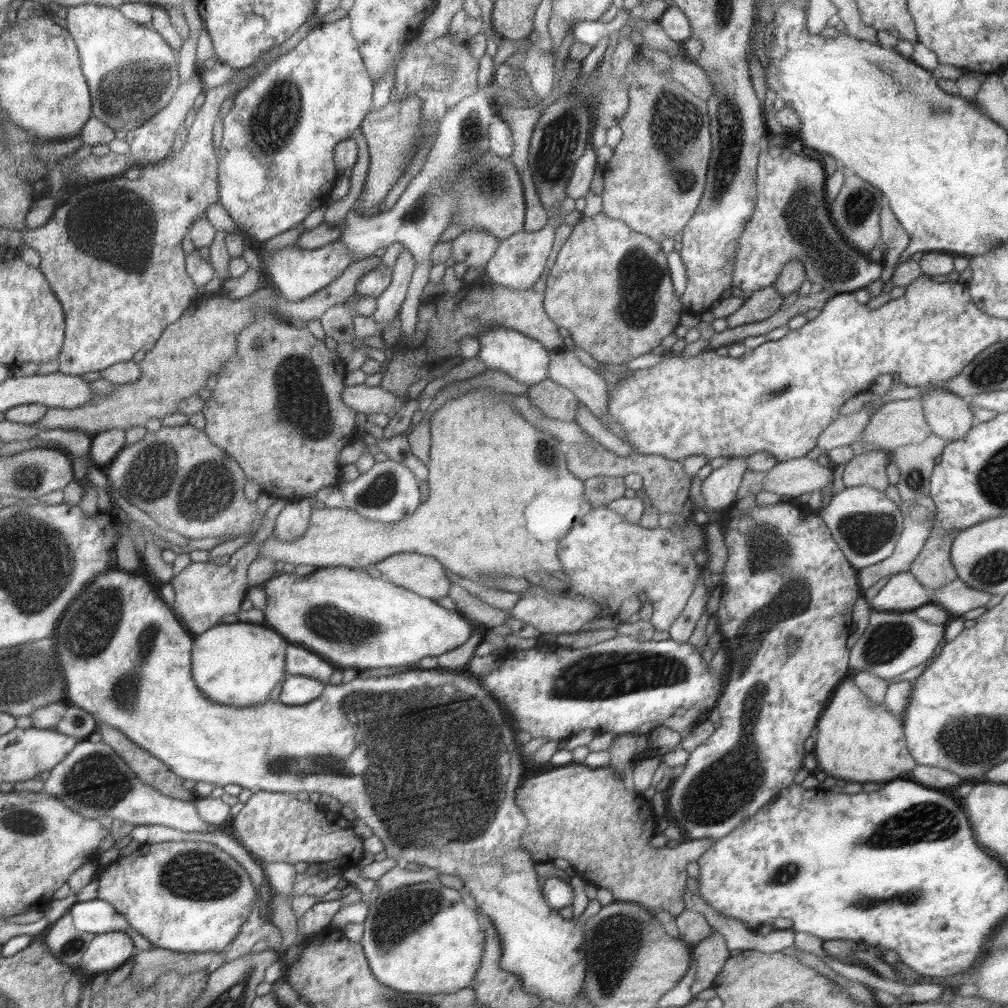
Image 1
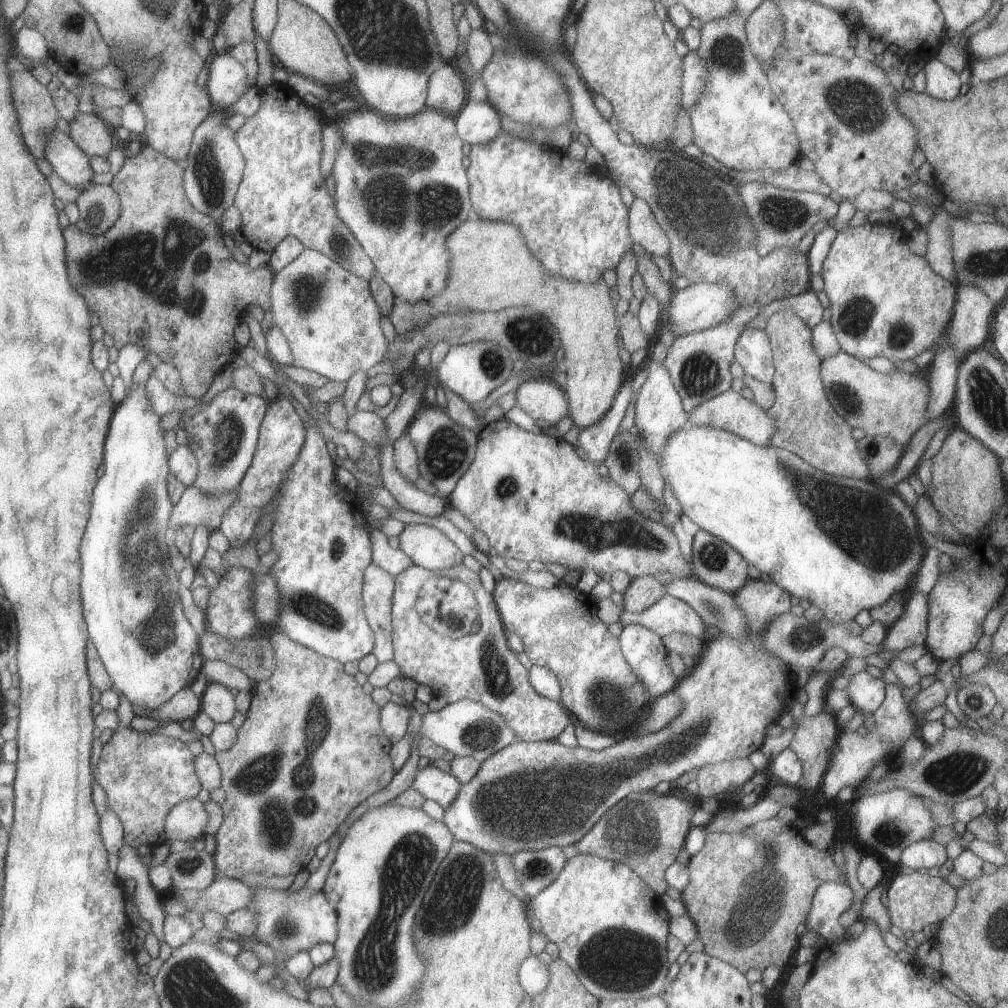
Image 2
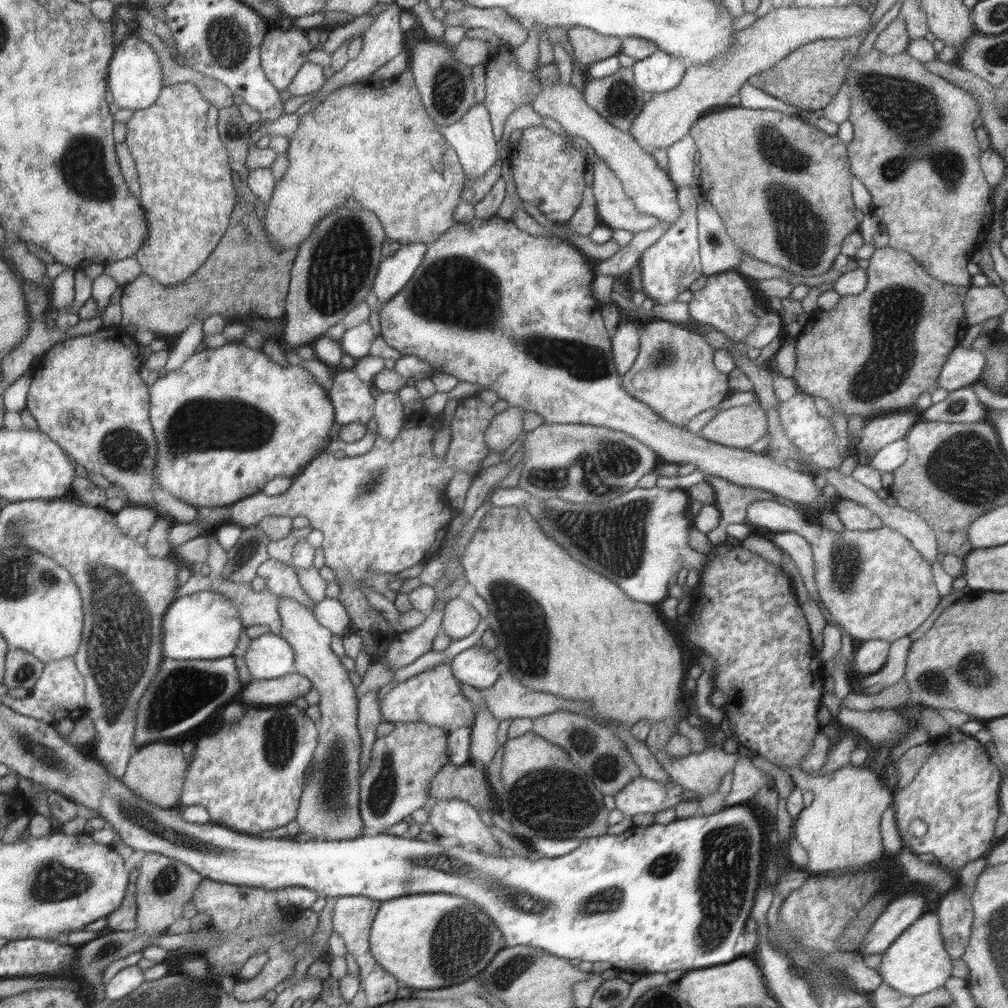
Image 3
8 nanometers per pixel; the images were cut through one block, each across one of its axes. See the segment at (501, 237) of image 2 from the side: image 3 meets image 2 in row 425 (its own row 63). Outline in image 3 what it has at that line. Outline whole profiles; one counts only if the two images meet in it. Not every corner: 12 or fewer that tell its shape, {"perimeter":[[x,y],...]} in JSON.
{"perimeter":[[584,27],[567,35],[573,60],[586,66],[621,52],[623,39]]}

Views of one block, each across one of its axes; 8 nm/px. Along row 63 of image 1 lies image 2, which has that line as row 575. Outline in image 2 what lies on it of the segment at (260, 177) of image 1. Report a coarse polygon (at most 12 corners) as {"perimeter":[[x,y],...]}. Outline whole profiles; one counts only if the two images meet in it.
{"perimeter":[[310,413],[271,514],[274,625],[345,665],[374,648],[357,495]]}

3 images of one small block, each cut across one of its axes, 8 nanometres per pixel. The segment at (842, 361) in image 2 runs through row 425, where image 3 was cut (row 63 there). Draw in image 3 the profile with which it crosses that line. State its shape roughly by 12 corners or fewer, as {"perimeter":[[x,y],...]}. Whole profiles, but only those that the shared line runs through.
{"perimeter":[[906,51],[850,59],[851,173],[888,246],[966,270],[995,213],[979,100]]}

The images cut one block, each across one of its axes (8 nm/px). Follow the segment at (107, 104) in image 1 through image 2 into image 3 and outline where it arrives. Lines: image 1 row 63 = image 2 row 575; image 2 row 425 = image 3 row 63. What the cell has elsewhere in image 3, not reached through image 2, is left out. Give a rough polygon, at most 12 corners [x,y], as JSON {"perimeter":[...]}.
{"perimeter":[[134,34],[115,46],[108,88],[119,108],[154,104],[163,68]]}

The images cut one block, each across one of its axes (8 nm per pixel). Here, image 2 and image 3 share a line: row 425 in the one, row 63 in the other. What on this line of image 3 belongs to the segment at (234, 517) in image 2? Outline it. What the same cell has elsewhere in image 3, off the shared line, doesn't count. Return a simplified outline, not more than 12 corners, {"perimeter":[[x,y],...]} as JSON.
{"perimeter":[[269,29],[260,62],[278,90],[308,61],[306,29]]}

